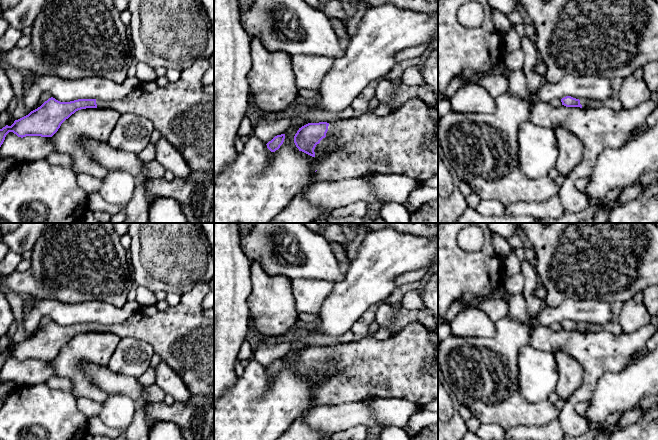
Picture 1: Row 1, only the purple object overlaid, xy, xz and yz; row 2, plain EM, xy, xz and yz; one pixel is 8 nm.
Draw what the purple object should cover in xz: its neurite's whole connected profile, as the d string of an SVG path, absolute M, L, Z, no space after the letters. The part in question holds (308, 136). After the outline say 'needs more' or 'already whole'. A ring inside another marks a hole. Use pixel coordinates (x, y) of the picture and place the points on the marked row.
M419 98L408 100L385 116L366 113L359 118L332 123L308 123L299 128L294 136L294 143L299 151L320 160L312 182L337 182L382 174L400 175L424 183L438 174L438 121L429 116L429 106Z; needs more

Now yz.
M566 96L561 99L562 105L566 107L580 107L580 108L599 108L599 107L609 107L614 111L619 111L623 109L623 106L618 99L618 97L611 97L604 101L595 101L588 99L576 99L571 96Z; needs more

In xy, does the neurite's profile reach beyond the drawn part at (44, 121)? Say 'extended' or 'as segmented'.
extended

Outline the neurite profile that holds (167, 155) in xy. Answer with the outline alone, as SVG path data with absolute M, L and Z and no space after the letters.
M161 137L156 143L156 160L167 170L174 173L175 177L187 178L193 172L179 153L168 140Z

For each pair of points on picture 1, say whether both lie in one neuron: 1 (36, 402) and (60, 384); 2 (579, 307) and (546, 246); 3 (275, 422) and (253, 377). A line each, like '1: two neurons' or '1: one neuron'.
1: two neurons
2: two neurons
3: one neuron

